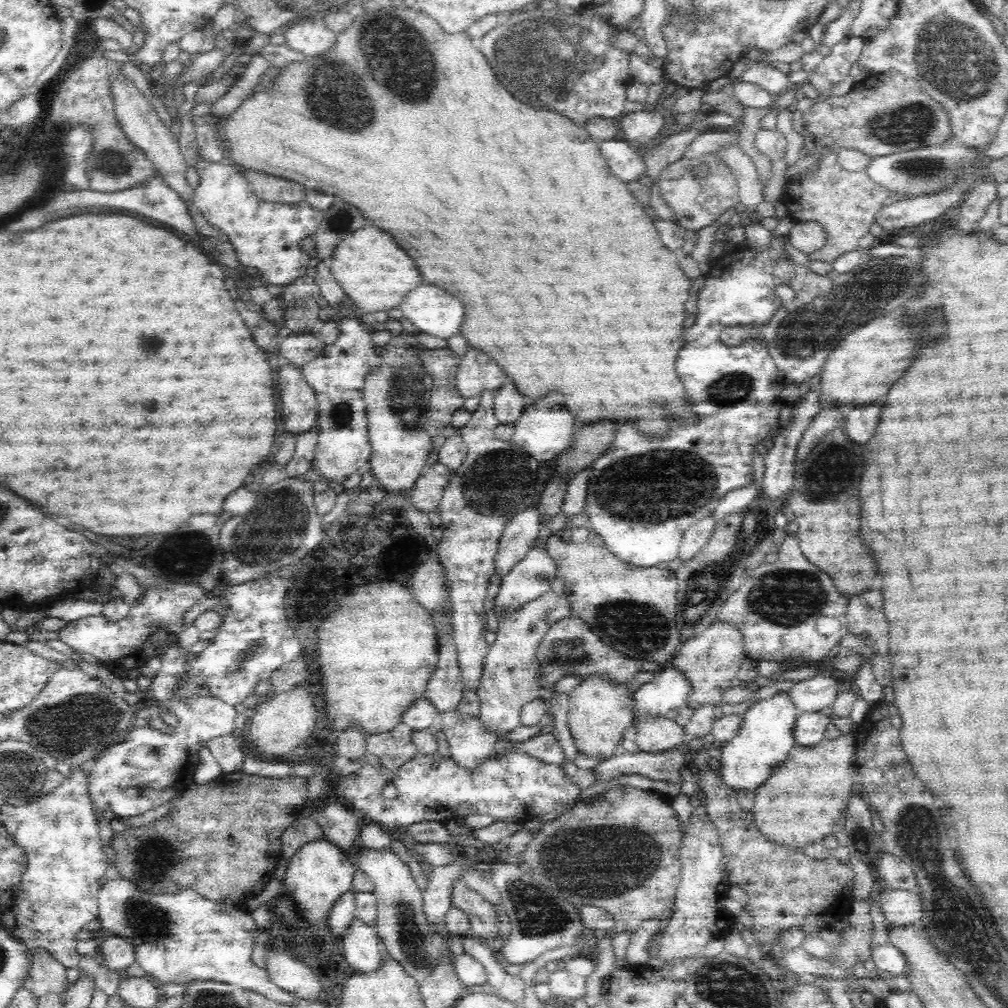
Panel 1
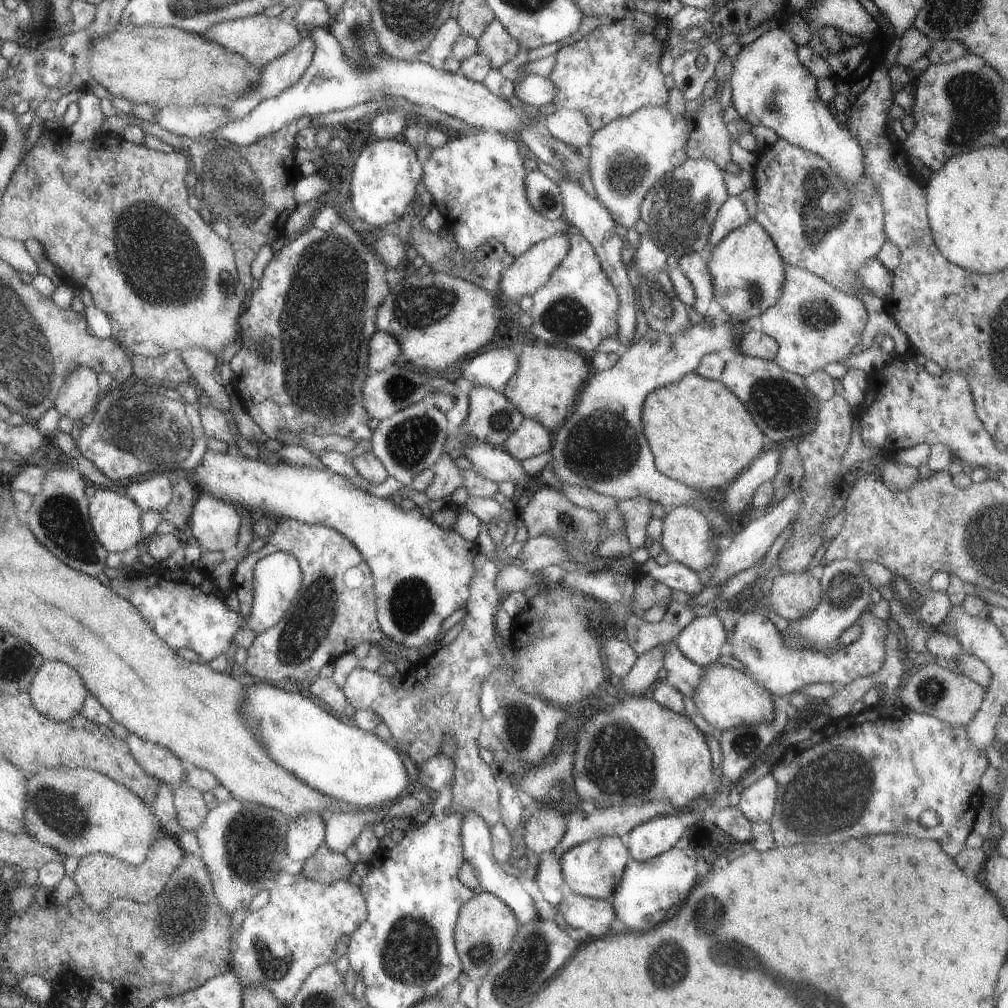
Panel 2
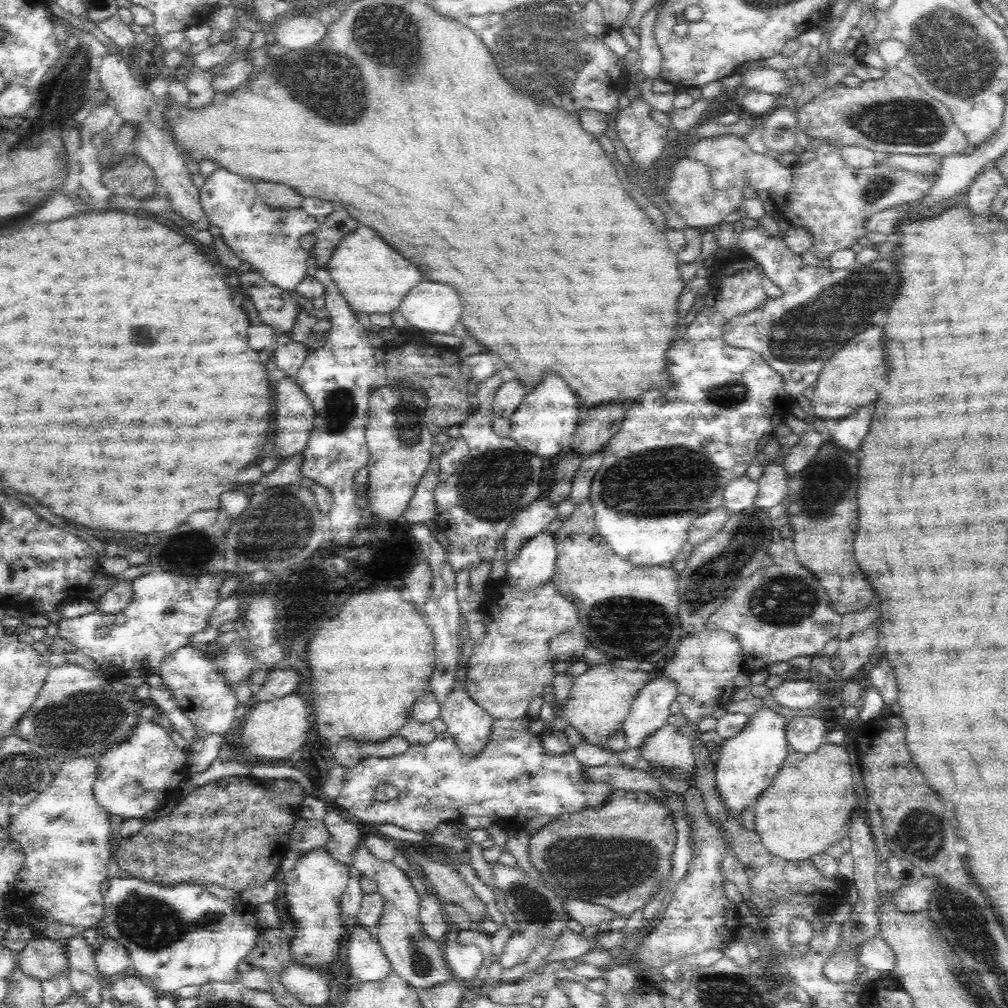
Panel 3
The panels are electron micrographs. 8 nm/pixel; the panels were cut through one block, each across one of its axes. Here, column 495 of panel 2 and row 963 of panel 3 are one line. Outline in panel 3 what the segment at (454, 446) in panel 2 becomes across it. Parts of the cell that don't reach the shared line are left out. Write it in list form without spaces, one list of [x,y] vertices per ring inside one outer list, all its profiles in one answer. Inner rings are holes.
[[[362,845],[352,855],[351,867],[360,875],[376,883],[376,893],[382,897],[383,907],[378,921],[377,941],[388,957],[391,968],[418,990],[437,985],[444,979],[452,977],[440,944],[422,930],[421,896],[416,892],[406,872],[400,869],[392,859],[378,859]]]

